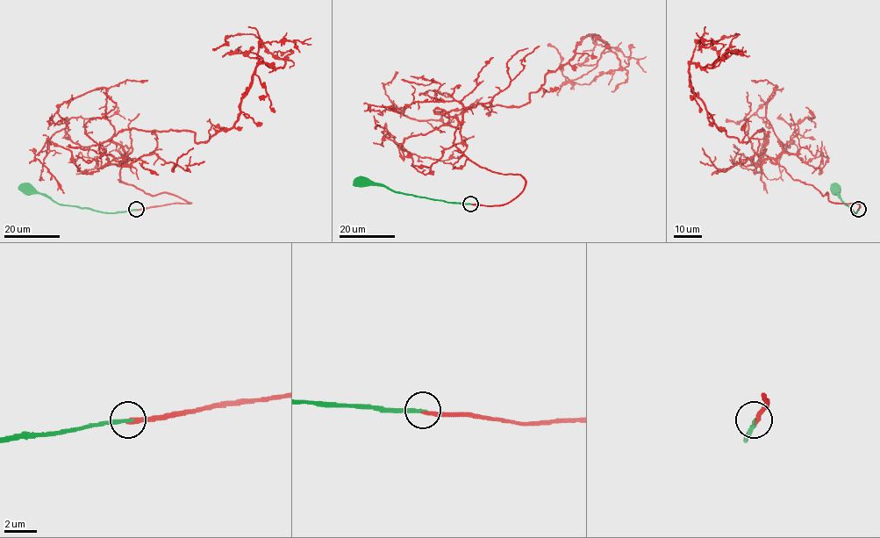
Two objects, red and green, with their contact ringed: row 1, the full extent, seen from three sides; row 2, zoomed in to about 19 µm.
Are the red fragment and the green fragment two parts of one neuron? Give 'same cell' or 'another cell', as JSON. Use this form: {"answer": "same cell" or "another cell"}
{"answer": "same cell"}

